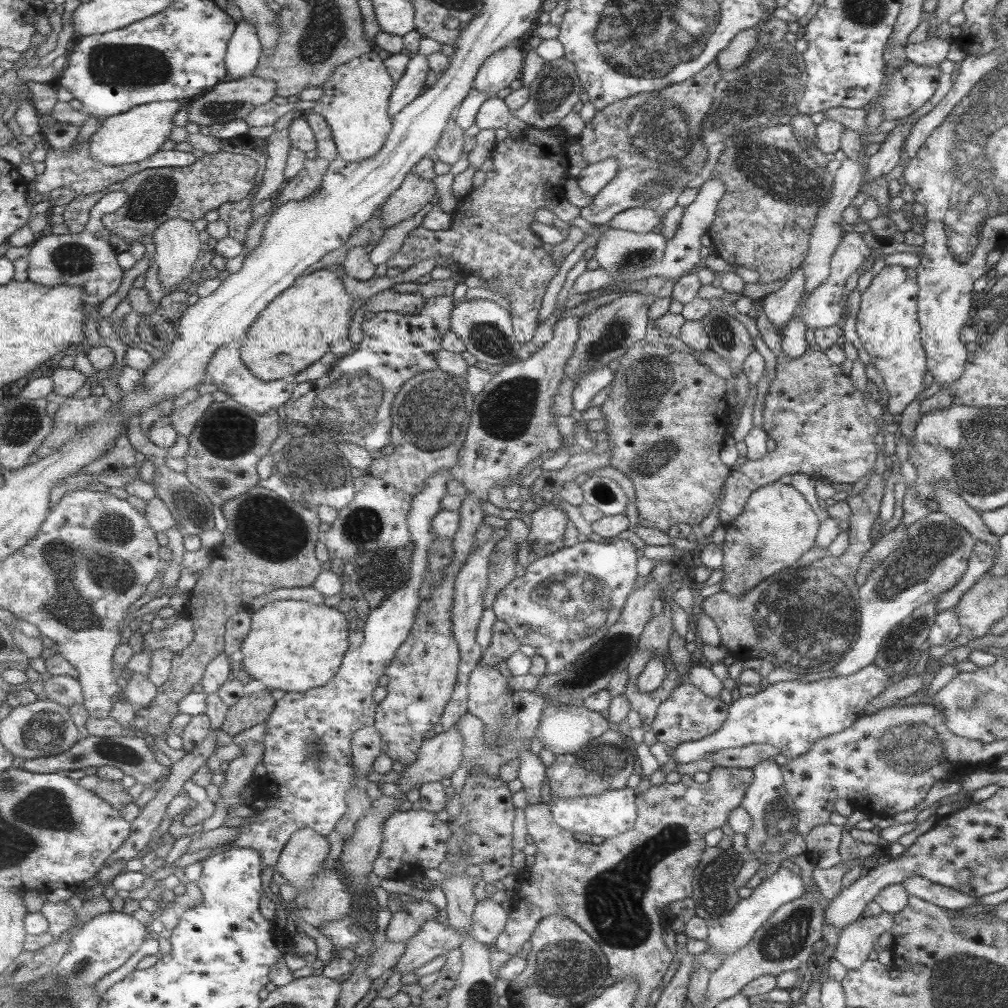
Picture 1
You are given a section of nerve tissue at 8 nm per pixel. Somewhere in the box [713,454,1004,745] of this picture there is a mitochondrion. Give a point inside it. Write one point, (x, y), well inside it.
(804, 619)

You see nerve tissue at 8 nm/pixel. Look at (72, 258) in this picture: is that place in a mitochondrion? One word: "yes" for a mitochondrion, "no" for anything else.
yes

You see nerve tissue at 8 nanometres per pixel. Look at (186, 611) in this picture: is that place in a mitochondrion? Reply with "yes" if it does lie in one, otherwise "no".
no

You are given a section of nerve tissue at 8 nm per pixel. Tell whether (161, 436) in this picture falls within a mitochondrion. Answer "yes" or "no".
no

